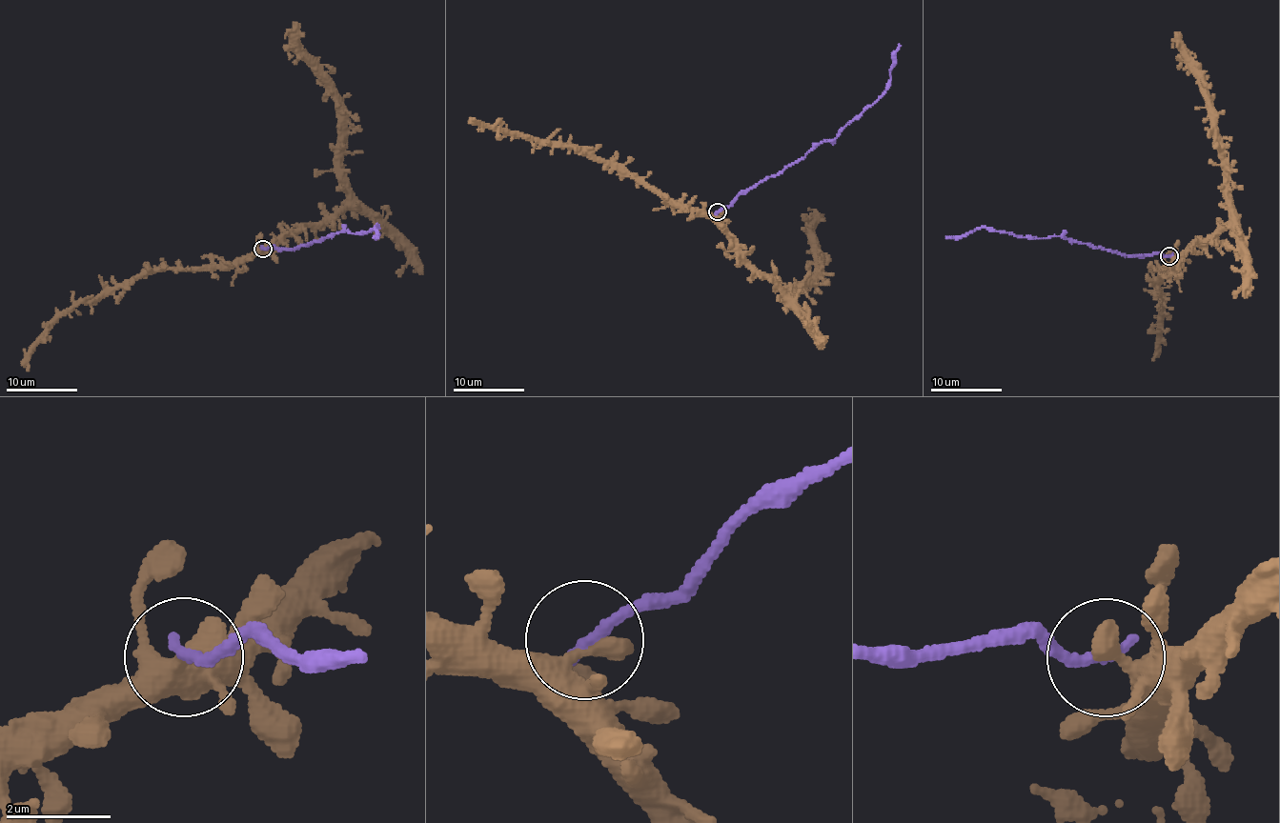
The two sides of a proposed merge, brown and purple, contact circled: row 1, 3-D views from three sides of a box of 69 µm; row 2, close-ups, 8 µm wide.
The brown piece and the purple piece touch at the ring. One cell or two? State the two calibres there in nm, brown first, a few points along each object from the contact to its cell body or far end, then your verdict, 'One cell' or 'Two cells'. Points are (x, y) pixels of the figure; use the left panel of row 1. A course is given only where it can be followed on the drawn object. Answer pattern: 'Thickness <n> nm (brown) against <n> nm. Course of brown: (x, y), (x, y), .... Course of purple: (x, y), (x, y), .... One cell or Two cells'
Thickness 500 nm (brown) against 240 nm. Course of brown: (263, 248), (331, 217), (347, 200), (338, 93), (323, 68), (289, 31), (285, 38). Course of purple: (263, 250), (271, 247), (298, 249), (314, 242), (320, 242), (334, 233), (362, 234), (374, 226), (376, 238). Two cells

